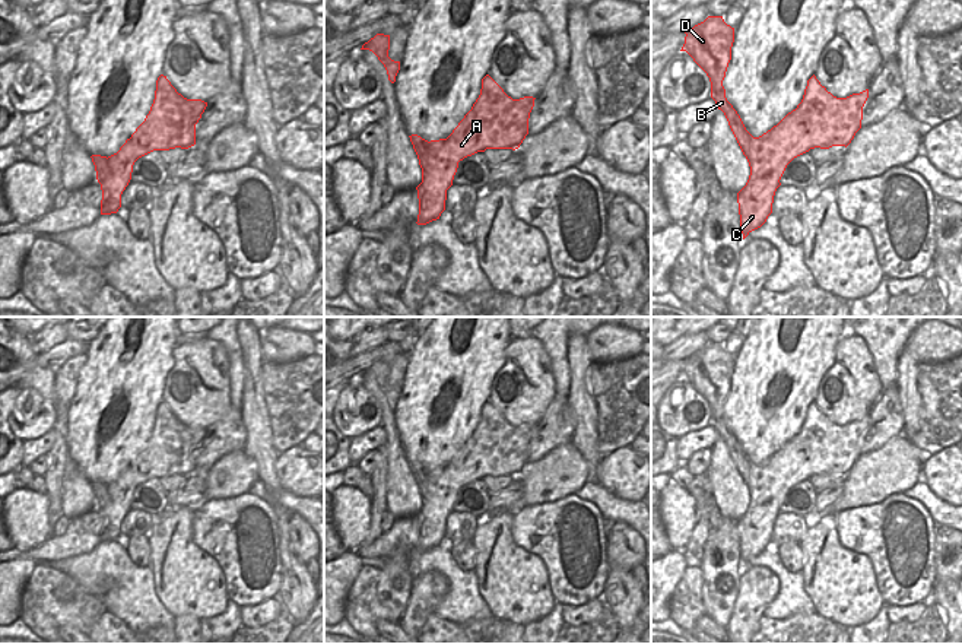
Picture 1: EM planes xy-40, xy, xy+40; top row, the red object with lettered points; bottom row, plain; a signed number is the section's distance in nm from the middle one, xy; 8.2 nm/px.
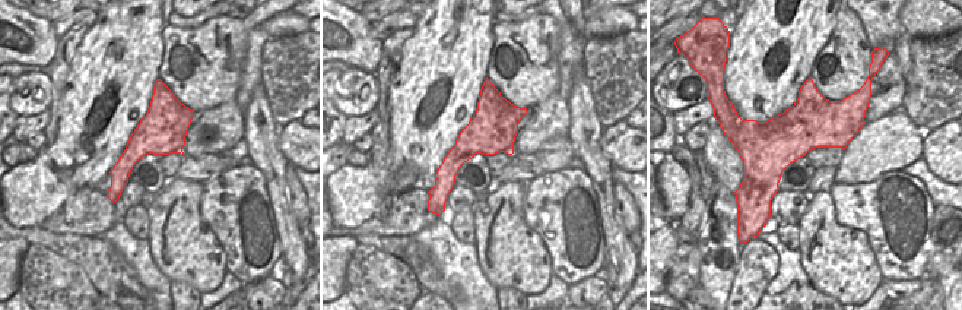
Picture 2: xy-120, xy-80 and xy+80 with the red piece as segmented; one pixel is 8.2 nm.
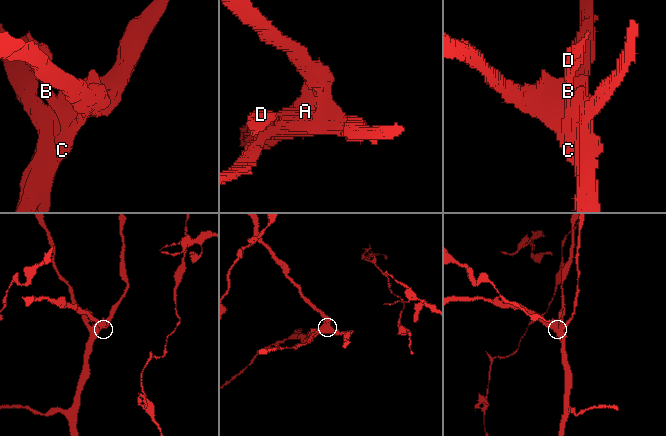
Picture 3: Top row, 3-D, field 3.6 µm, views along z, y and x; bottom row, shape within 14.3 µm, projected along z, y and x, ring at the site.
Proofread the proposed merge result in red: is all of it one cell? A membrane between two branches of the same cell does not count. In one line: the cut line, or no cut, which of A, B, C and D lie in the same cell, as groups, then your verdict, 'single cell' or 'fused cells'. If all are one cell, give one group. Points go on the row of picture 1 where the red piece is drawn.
xy+40 (752, 136), (749, 151), (745, 155) | A C / B D | fused cells

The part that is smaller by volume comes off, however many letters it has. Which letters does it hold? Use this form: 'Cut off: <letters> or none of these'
Cut off: B, D

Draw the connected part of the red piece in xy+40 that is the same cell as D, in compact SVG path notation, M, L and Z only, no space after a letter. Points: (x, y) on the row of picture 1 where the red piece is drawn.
M708 16L685 34L685 44L680 51L686 51L709 77L711 98L715 101L718 110L724 112L743 155L747 155L750 152L752 134L746 130L737 111L727 101L723 86L731 60L734 28L727 25L723 16Z

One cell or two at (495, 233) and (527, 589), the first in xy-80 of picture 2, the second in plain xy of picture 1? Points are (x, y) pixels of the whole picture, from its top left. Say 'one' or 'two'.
one

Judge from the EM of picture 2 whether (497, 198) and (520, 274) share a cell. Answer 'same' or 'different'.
same

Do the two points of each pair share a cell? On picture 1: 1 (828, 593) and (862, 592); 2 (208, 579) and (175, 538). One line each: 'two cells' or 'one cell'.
1: one cell
2: one cell

